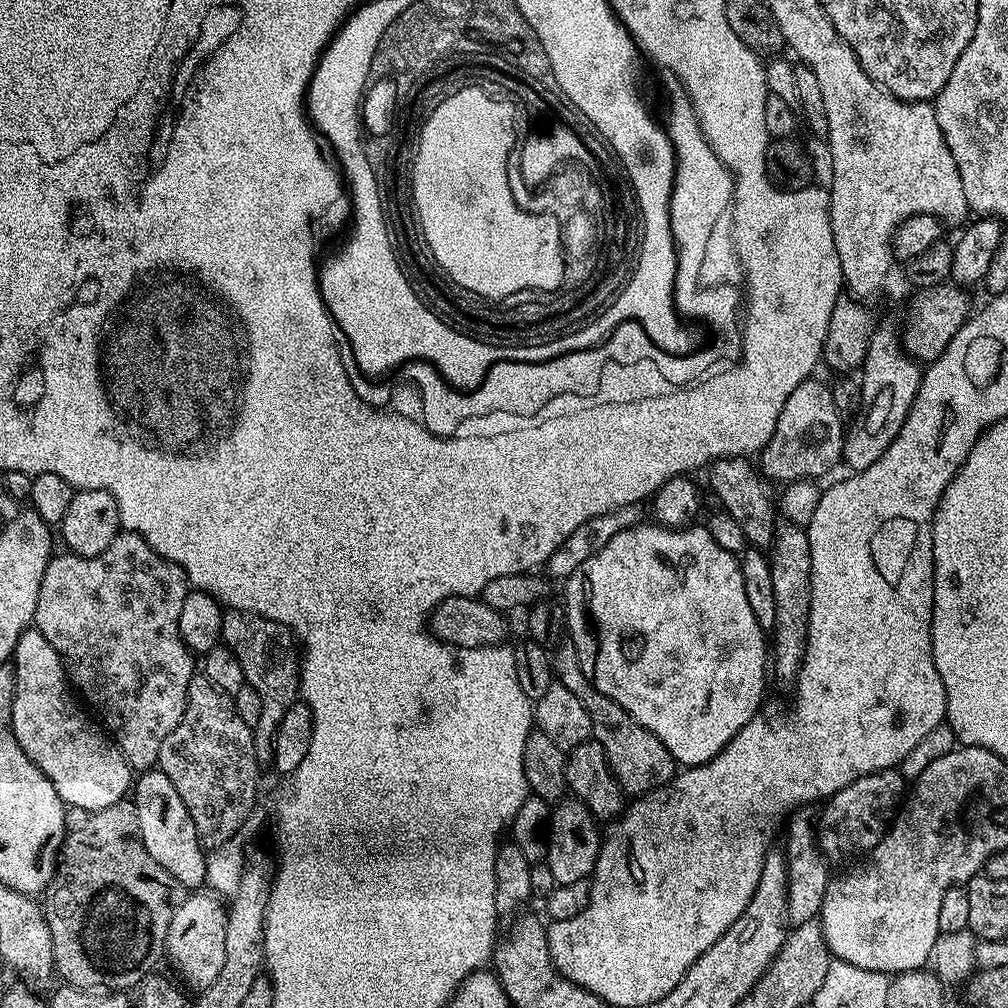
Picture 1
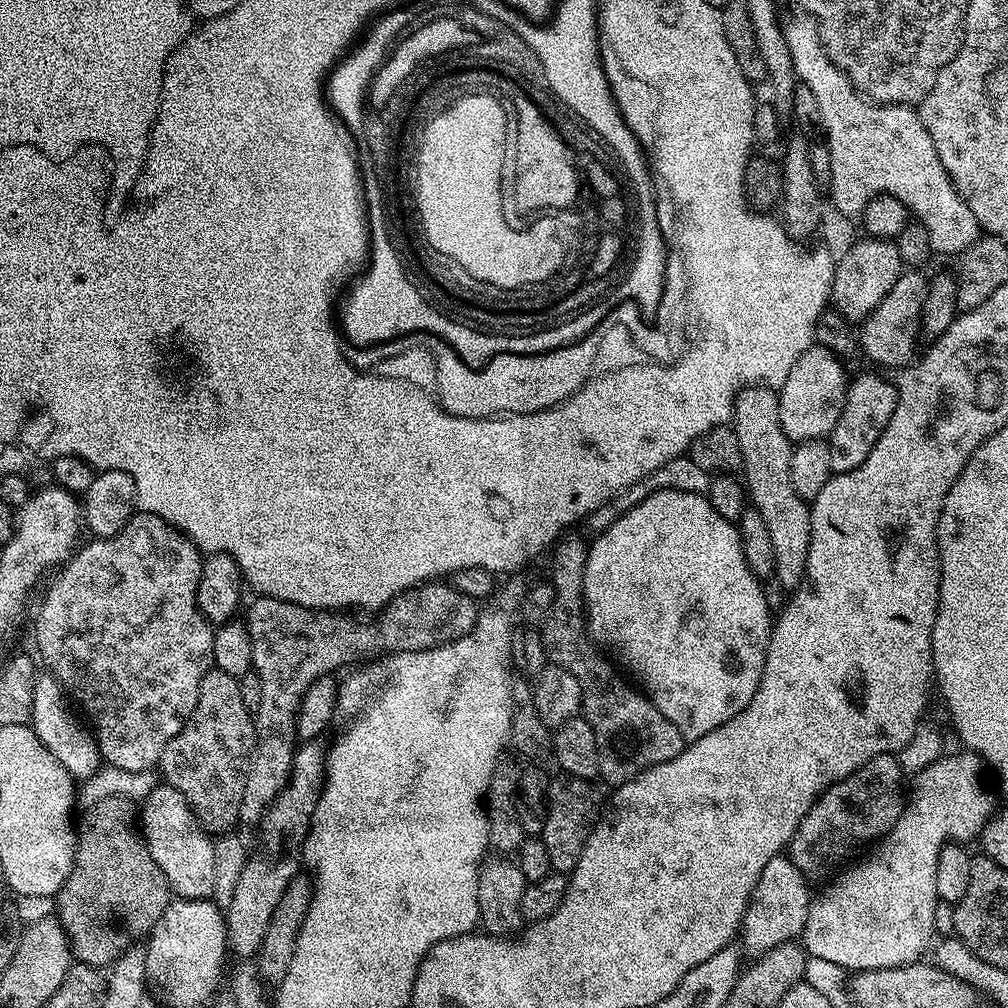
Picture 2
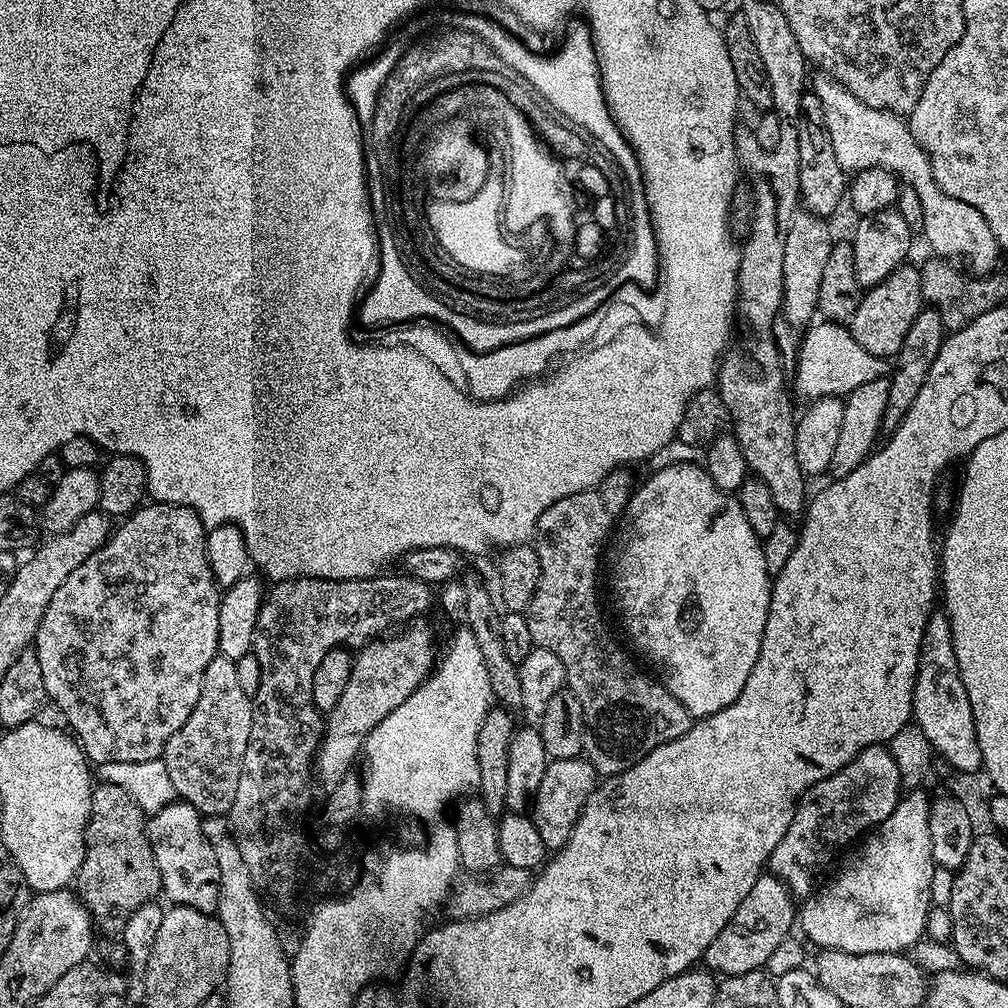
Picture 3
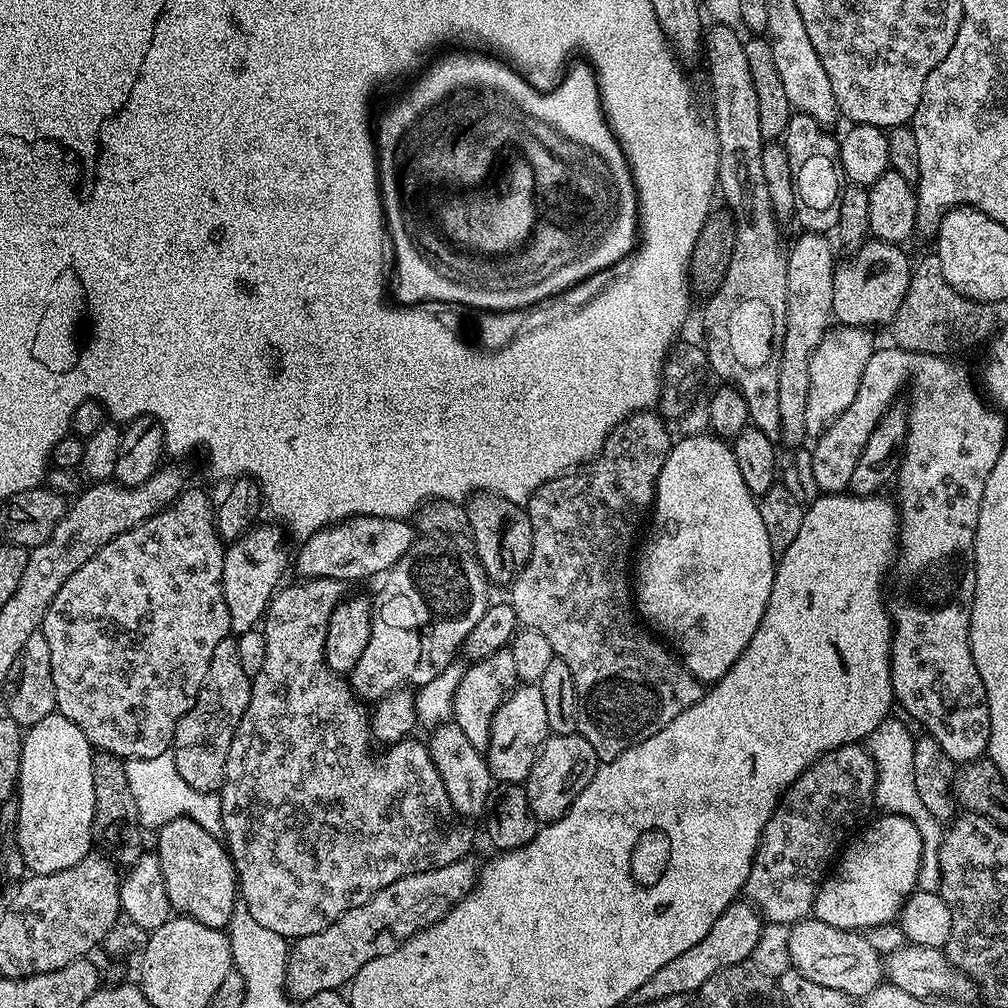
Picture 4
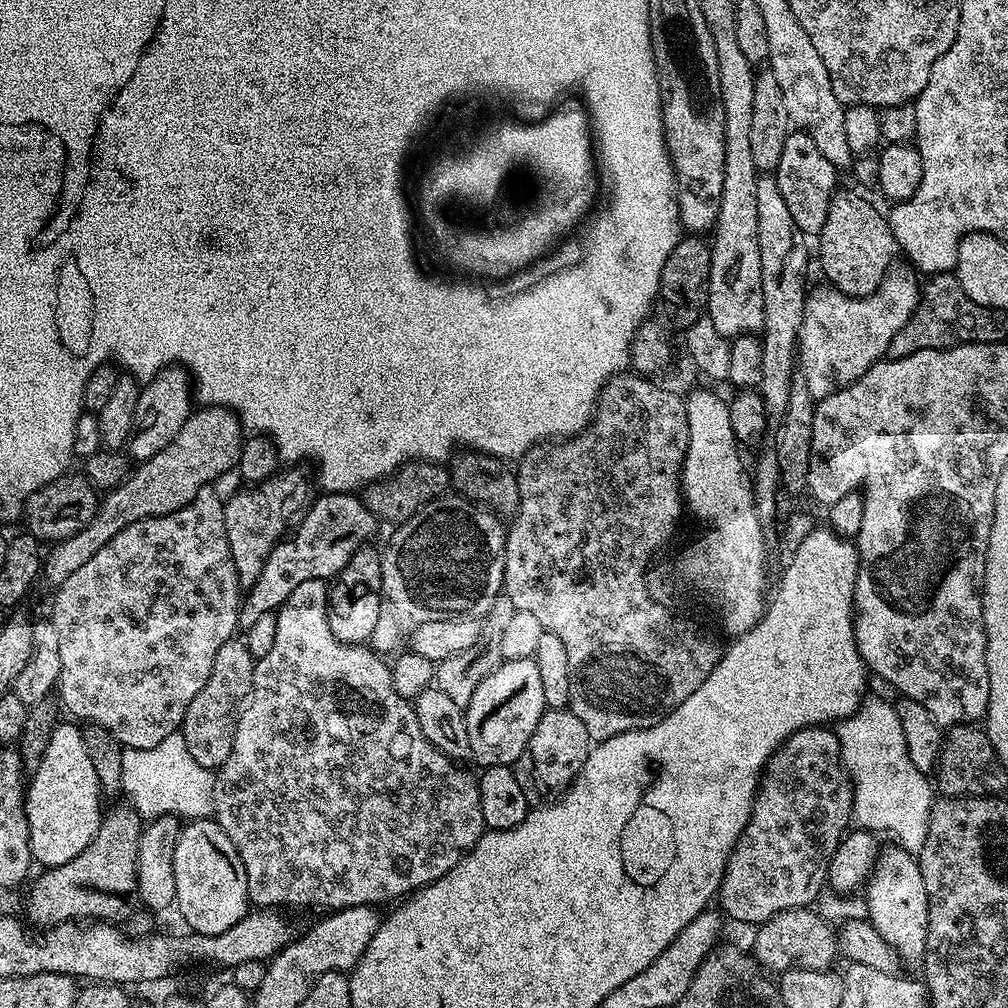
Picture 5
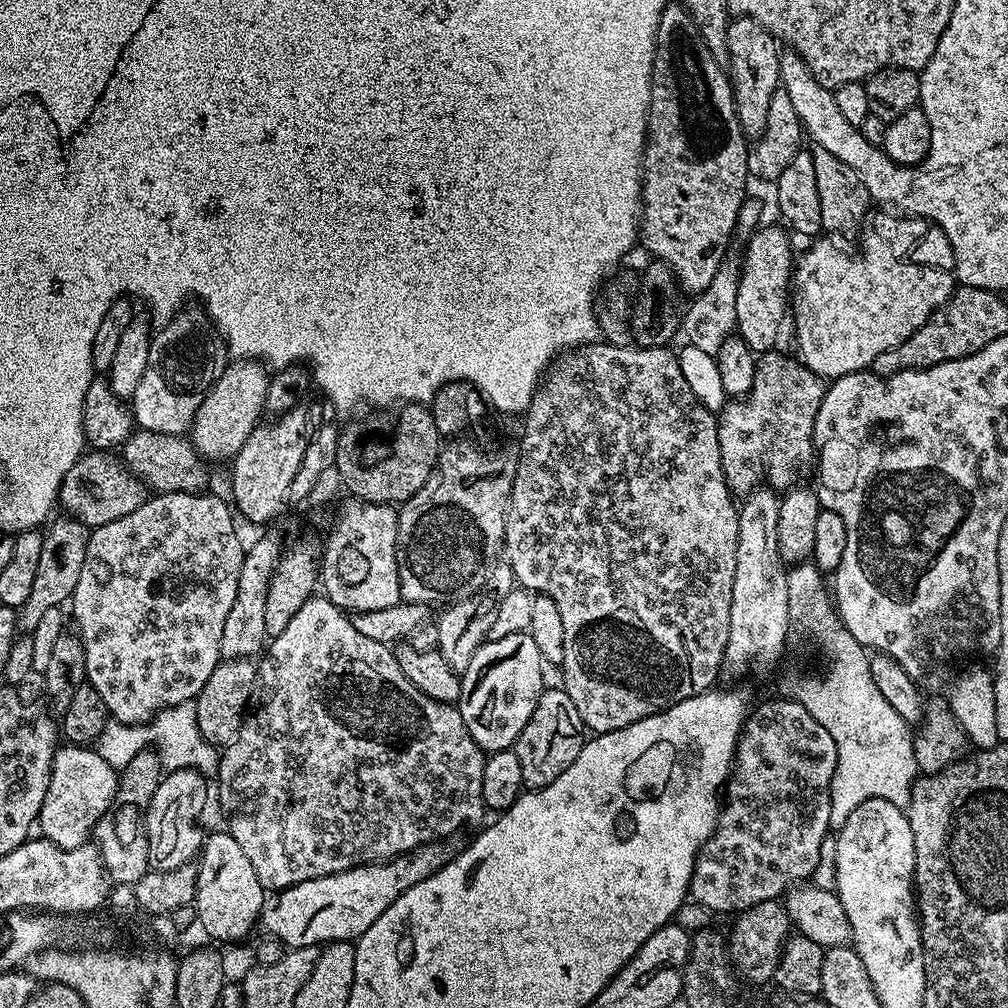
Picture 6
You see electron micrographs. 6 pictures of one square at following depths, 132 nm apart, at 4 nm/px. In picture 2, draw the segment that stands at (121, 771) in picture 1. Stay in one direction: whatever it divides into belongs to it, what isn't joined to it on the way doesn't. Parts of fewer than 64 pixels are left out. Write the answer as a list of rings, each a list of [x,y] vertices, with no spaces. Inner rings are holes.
[[[47,674],[37,675],[30,727],[36,738],[42,742],[42,746],[46,746],[46,750],[50,750],[54,758],[58,758],[61,766],[77,781],[83,782],[101,768],[100,751],[95,735],[83,723],[80,725],[76,721],[75,711],[68,712],[64,700],[66,701],[66,693],[54,677]]]

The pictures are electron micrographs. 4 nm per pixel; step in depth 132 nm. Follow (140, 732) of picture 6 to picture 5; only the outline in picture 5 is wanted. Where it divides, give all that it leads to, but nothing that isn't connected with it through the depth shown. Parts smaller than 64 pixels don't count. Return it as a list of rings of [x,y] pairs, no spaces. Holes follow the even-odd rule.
[[[179,731],[170,734],[170,738],[162,738],[156,748],[124,748],[122,754],[122,792],[128,795],[130,806],[140,815],[141,821],[151,822],[160,816],[179,816],[189,821],[208,818],[213,815],[212,799],[216,777],[213,769],[203,768],[195,760],[193,749],[186,746],[183,735]]]

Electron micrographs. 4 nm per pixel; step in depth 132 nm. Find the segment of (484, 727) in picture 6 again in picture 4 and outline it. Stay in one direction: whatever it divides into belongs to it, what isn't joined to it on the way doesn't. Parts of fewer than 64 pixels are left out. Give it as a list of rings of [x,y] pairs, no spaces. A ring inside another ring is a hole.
[[[521,683],[505,698],[492,719],[492,733],[486,749],[486,759],[493,777],[506,784],[523,785],[530,774],[530,766],[534,766],[536,756],[549,735],[546,702],[542,702],[539,683]]]

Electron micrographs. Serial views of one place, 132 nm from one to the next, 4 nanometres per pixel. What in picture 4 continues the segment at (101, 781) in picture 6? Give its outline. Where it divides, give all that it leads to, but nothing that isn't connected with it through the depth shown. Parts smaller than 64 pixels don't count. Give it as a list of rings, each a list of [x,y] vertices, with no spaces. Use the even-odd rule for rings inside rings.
[[[53,714],[23,733],[20,755],[17,840],[29,873],[37,876],[66,870],[93,851],[94,770],[92,743],[70,722]]]

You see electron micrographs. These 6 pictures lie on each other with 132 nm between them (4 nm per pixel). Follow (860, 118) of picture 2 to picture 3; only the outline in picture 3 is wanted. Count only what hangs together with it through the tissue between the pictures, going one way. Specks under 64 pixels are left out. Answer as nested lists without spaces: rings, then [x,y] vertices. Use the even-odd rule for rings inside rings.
[[[813,75],[810,88],[818,102],[822,102],[824,129],[830,134],[834,158],[838,158],[838,166],[842,166],[845,173],[855,174],[867,168],[885,168],[894,173],[918,194],[922,215],[926,218],[922,236],[928,239],[937,257],[965,260],[967,271],[972,274],[988,274],[997,267],[996,259],[1002,255],[1002,249],[986,218],[982,218],[974,206],[958,198],[950,198],[950,194],[941,190],[932,173],[930,158],[897,113],[866,106],[866,102],[854,98],[854,94],[850,94],[850,90],[846,90],[833,76]]]

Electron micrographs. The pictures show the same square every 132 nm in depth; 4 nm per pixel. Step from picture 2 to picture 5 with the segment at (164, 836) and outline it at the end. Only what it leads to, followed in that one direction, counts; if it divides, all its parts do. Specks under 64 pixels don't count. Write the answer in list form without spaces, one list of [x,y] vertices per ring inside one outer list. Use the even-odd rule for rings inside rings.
[[[201,818],[185,823],[180,830],[180,837],[174,846],[174,882],[176,883],[175,907],[180,908],[184,920],[193,933],[201,936],[222,934],[222,930],[230,930],[243,916],[250,911],[248,887],[246,886],[246,870],[234,842],[222,830],[215,819]]]

